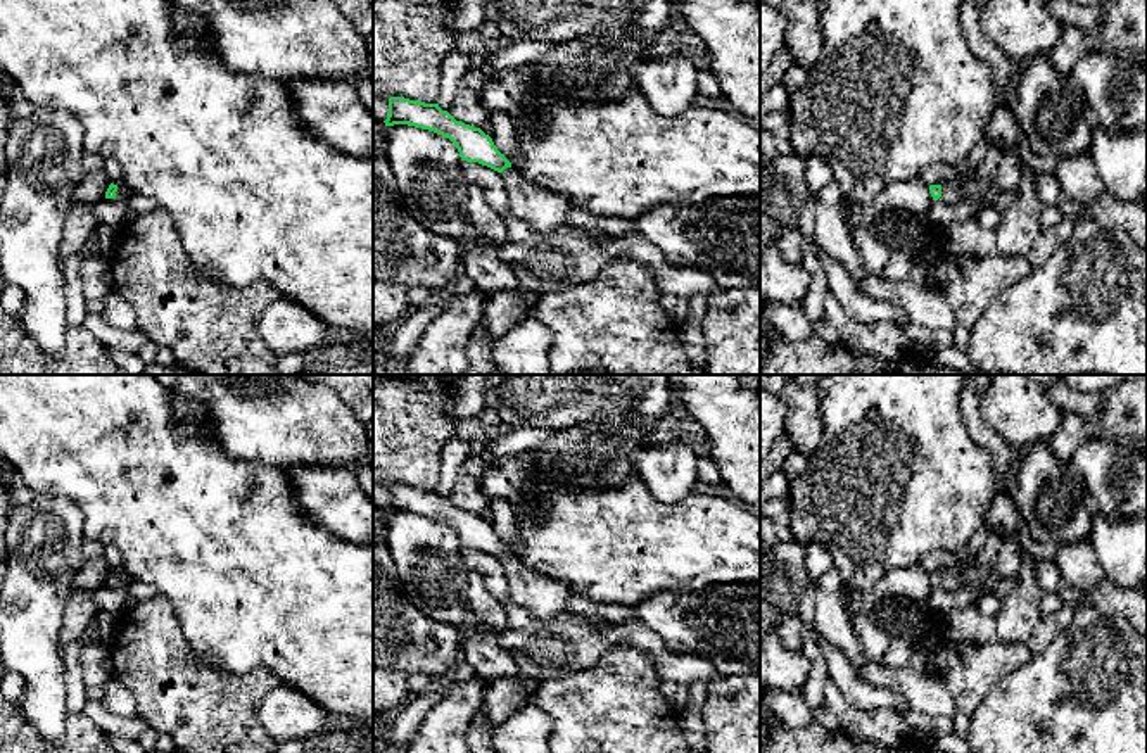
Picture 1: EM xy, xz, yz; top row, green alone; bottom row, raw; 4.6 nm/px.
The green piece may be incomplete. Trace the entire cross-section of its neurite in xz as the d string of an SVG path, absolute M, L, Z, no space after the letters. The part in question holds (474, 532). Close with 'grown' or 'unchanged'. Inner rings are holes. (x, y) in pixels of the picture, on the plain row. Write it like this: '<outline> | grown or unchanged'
M404 484L389 485L385 513L408 511L449 525L461 547L478 549L497 558L508 579L510 599L523 606L532 618L554 618L568 613L572 589L565 580L541 575L518 561L480 515L456 508L439 490L425 490Z | grown

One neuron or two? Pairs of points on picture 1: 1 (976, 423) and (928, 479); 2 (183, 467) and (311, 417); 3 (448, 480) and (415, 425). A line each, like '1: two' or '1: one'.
1: two
2: two
3: two

